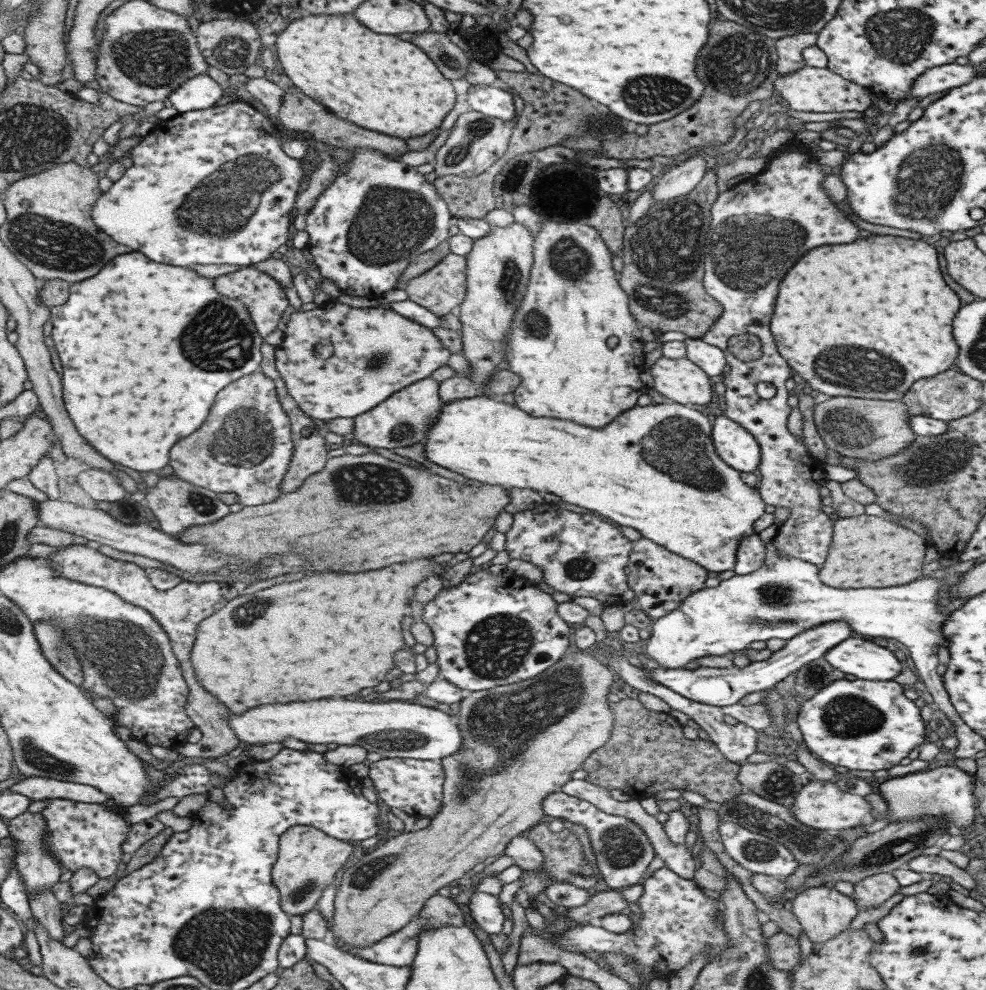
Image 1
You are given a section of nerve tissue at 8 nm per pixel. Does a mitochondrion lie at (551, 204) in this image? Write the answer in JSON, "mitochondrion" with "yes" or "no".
{"mitochondrion":"no"}

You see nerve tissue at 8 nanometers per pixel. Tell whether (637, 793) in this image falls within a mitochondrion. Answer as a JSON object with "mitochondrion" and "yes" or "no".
{"mitochondrion":"no"}

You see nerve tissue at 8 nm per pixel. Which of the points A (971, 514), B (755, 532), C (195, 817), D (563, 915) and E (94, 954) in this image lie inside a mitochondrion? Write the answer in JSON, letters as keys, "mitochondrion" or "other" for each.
{"A":"other","B":"other","C":"other","D":"other","E":"other"}

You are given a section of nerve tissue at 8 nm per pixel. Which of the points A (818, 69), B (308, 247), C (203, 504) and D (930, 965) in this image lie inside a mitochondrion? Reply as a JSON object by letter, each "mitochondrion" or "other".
{"A":"other","B":"other","C":"mitochondrion","D":"other"}

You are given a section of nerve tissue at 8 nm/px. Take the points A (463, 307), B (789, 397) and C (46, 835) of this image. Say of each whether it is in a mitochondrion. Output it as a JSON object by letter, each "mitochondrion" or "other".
{"A":"other","B":"other","C":"other"}

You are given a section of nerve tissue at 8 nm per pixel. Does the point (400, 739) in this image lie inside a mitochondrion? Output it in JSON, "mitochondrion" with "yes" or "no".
{"mitochondrion":"yes"}

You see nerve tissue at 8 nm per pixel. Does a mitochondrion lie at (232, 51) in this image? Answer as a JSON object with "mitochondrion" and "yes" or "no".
{"mitochondrion":"yes"}

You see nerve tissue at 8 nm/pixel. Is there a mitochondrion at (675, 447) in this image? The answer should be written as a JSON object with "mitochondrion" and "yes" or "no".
{"mitochondrion":"yes"}

